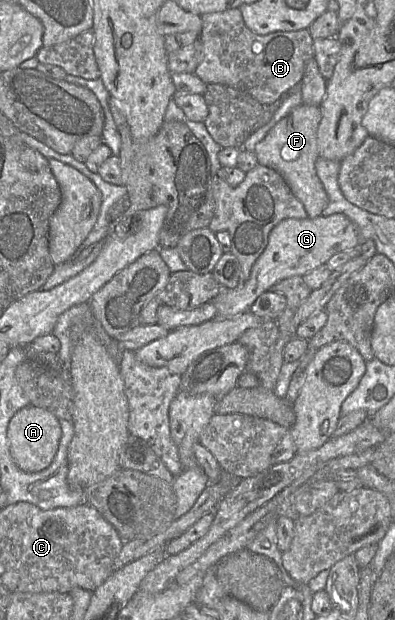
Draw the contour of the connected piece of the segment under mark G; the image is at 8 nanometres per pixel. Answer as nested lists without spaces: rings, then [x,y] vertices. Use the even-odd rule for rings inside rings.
[[[343,214],[281,221],[271,230],[268,244],[254,263],[249,279],[237,288],[222,289],[211,301],[217,310],[216,318],[234,317],[249,311],[255,300],[277,282],[294,276],[304,276],[326,264],[333,255],[355,248],[358,248],[357,228]]]

